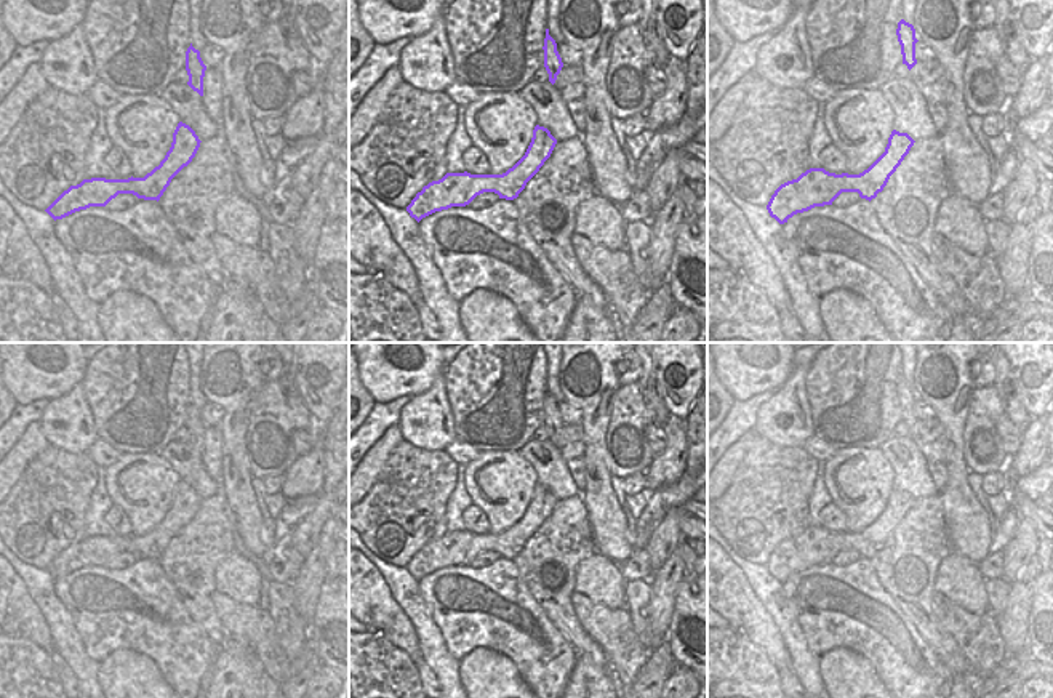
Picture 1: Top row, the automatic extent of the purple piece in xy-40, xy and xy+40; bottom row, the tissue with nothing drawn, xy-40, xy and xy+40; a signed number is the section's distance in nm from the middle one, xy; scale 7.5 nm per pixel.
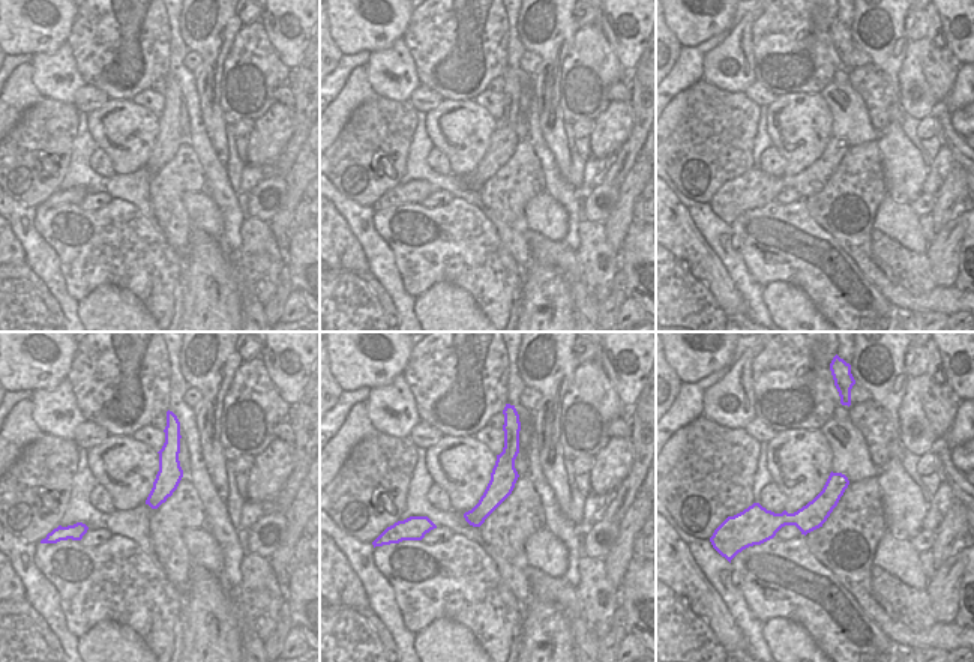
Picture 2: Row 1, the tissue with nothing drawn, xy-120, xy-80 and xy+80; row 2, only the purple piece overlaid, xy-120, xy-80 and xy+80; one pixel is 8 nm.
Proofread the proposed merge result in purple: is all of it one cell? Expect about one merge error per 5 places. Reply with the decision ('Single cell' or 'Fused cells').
Single cell.

